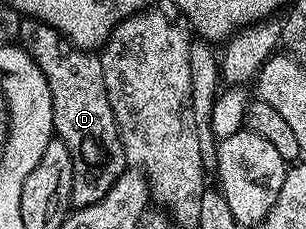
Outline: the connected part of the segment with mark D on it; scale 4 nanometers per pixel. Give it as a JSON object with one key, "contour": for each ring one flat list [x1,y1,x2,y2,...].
{"contour":[[20,18,18,42,23,50,31,55,33,61,41,69,41,73,47,78,49,93,53,101,55,135,63,142,65,149,69,149,69,157,73,161,70,202,76,208,100,202,109,189,112,189,119,175,125,171,123,142,119,140,119,130,115,124,113,109,109,105,102,58,90,50,71,46,70,42,64,39,57,29,45,25,39,19]]}

